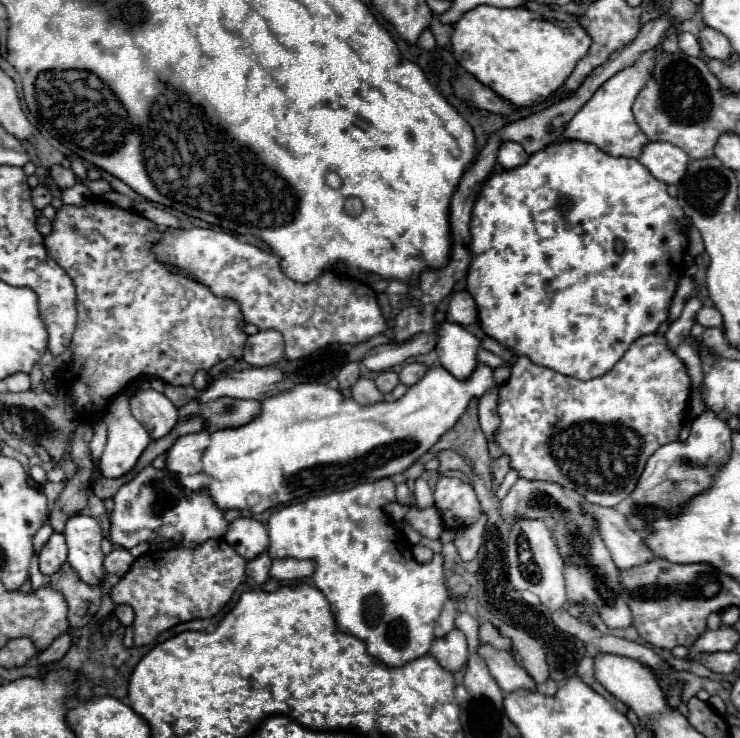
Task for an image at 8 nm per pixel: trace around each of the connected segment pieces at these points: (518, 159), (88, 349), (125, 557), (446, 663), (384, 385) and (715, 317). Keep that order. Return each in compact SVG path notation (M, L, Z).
M503 142L501 148L499 148L499 152L497 152L497 160L499 160L499 164L503 168L511 170L511 168L523 166L529 160L529 154L517 142Z
M93 198L93 200L87 200L83 206L63 206L57 212L57 218L53 222L53 232L45 238L47 254L71 276L71 280L73 280L73 284L77 288L77 328L75 328L73 344L71 344L71 348L73 348L73 360L71 360L71 366L67 368L61 384L73 394L73 404L75 404L77 414L81 416L81 420L93 422L95 416L101 416L103 410L107 408L107 402L115 394L119 394L119 390L129 380L133 380L133 378L139 378L139 376L155 376L155 378L161 378L163 382L173 384L173 386L191 386L193 376L197 372L209 372L217 362L227 360L227 358L241 360L247 334L243 330L245 322L243 322L243 316L239 312L239 306L233 300L215 296L203 284L195 284L193 280L187 280L185 276L175 276L173 272L167 272L163 268L163 264L159 264L155 260L155 256L151 256L151 248L147 248L147 232L151 232L151 228L155 228L155 226L149 220L133 214L131 210L121 210L121 208L115 208L115 206L107 204L107 202L101 202L99 198Z
M115 548L109 556L105 556L105 570L109 574L115 574L115 576L123 576L131 564L133 564L133 556L129 554L129 550L125 548Z
M451 630L445 638L437 638L429 650L429 654L449 672L457 672L467 662L467 640L461 630Z
M393 370L379 372L379 376L375 378L375 386L377 386L383 394L385 394L385 392L391 392L397 384L399 384L399 378L397 378L397 372L393 372Z
M701 306L701 310L695 314L695 322L703 328L721 328L721 314L715 306Z

